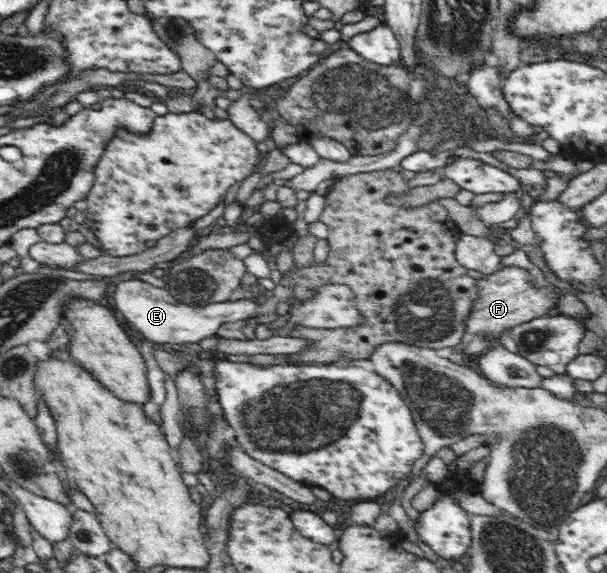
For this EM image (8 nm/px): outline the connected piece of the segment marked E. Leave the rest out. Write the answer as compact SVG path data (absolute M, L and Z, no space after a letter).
M128 277L117 284L113 300L114 309L119 310L146 340L153 343L199 344L208 337L217 336L219 327L226 322L249 319L257 312L257 304L246 299L194 308L177 301L166 289Z

